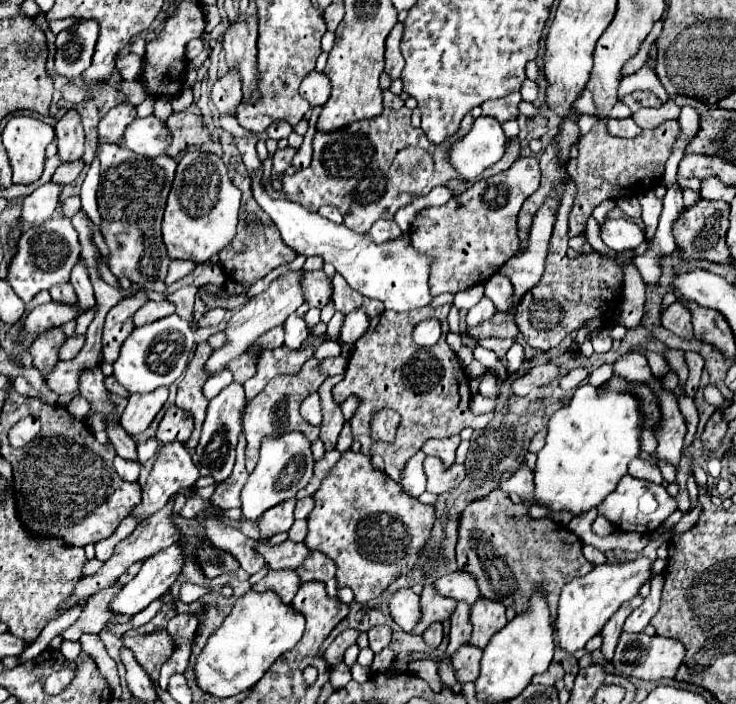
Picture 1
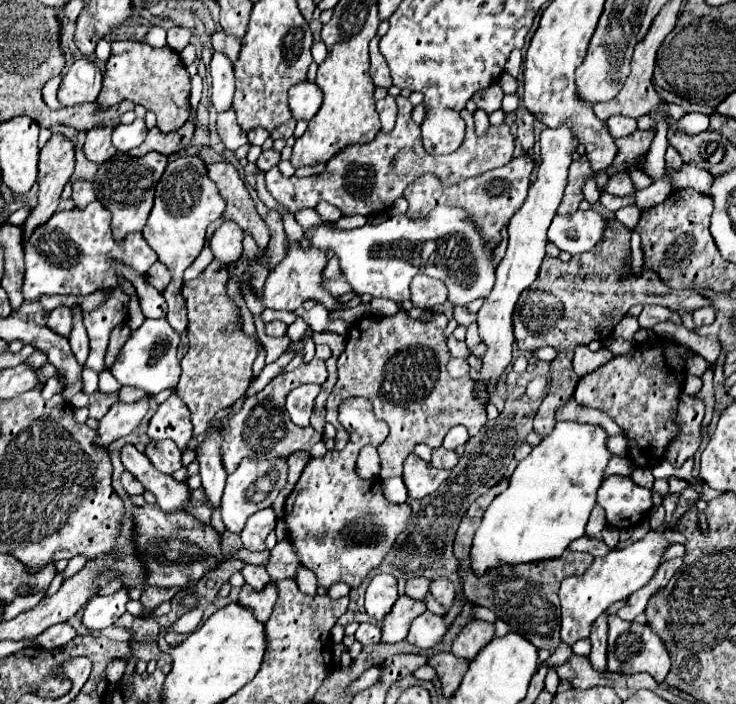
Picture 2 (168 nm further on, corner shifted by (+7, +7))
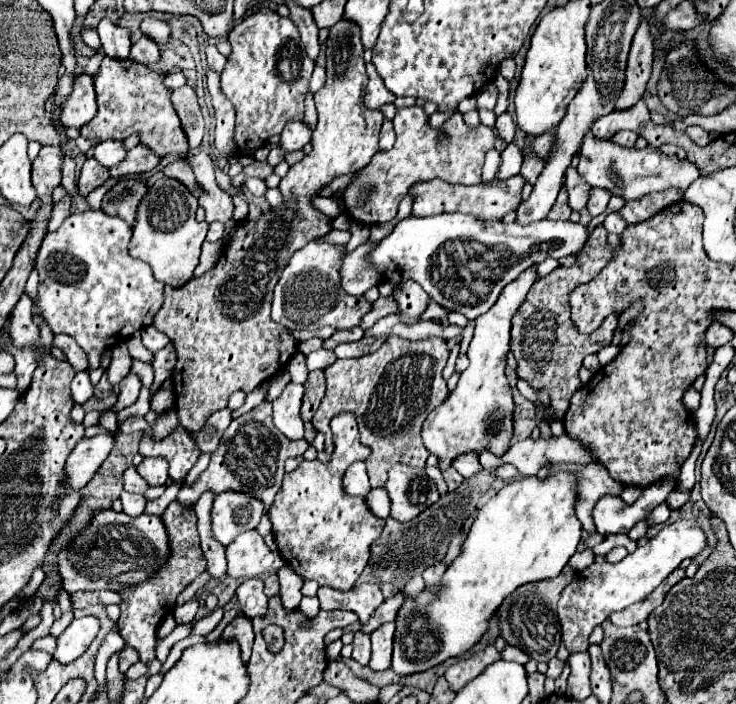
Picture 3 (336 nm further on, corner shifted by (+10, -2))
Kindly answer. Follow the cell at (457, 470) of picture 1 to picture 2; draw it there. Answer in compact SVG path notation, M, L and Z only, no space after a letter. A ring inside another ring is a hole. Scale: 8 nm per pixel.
M400 309L396 315L388 317L364 315L356 319L350 325L346 349L338 357L338 383L326 401L326 421L336 427L338 451L348 443L348 431L338 421L340 403L358 395L372 401L376 415L390 427L390 435L382 445L378 445L378 455L382 461L380 477L402 477L410 499L430 495L450 475L448 469L434 469L428 461L414 455L412 449L416 443L438 447L452 425L466 425L470 435L476 435L486 425L486 407L472 395L474 381L470 377L454 379L446 369L450 359L446 337L442 335L446 323L448 317L440 311L434 311L428 321L420 321L408 317L406 309Z

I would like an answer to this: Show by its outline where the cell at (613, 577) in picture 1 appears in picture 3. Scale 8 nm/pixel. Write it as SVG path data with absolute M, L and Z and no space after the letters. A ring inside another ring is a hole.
M677 520L667 524L659 534L647 540L645 546L637 548L633 554L627 554L617 564L591 564L585 570L577 572L573 582L563 590L559 600L559 622L563 644L567 650L573 652L587 652L589 648L589 634L595 626L601 626L613 610L623 610L631 604L641 602L649 596L683 560L695 558L707 546L707 536L703 534L701 526L695 520Z

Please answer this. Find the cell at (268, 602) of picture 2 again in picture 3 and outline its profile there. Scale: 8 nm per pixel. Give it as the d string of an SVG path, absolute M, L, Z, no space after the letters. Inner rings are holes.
M235 618L235 620L225 628L225 632L221 634L219 640L221 640L221 642L227 642L227 640L239 642L239 646L241 646L241 660L243 660L243 664L247 664L247 662L249 662L249 656L251 656L251 646L253 646L251 620L247 620L247 618Z

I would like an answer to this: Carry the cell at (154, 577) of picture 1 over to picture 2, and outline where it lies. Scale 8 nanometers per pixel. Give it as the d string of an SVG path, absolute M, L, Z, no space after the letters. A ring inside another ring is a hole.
M122 587L112 595L106 595L106 597L96 595L96 597L92 597L84 607L82 623L88 629L110 627L118 617L122 617L126 613L126 603L130 601L128 589L130 587Z

